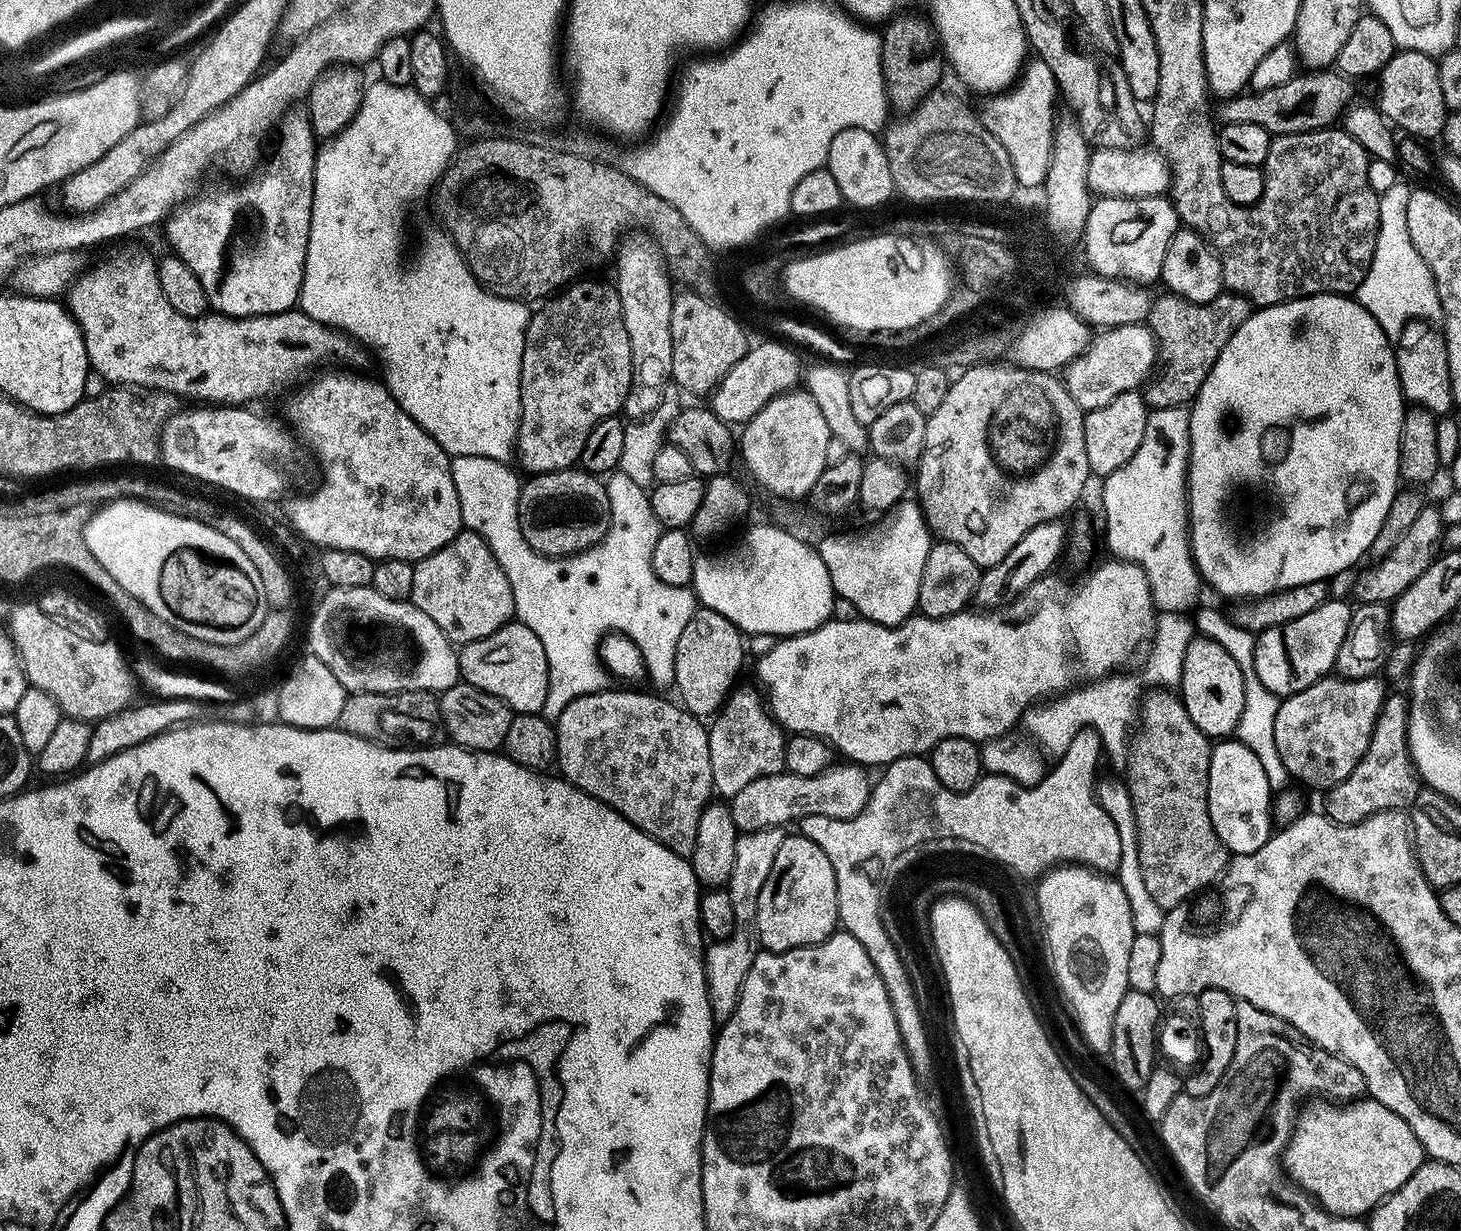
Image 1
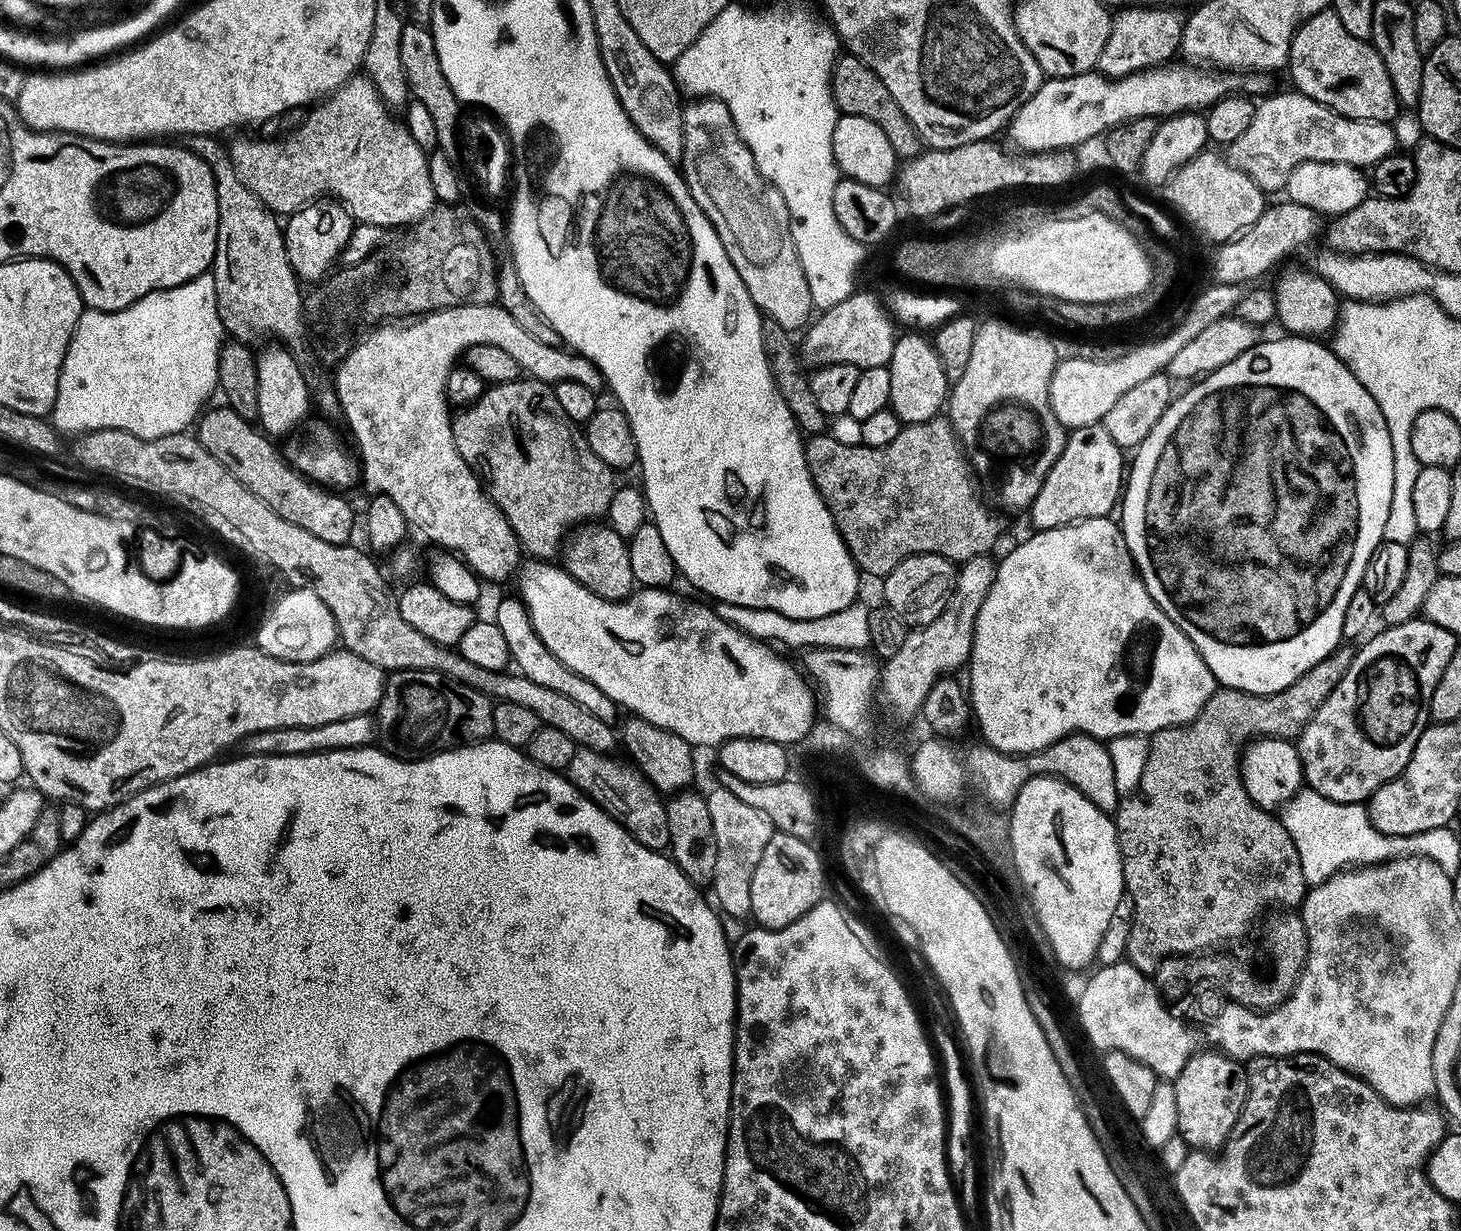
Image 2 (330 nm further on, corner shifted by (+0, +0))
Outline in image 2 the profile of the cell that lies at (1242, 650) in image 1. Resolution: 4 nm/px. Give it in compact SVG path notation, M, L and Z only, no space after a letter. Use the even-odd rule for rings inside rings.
M1301 790L1283 805L1282 819L1290 838L1294 838L1294 846L1298 846L1302 874L1308 879L1309 885L1320 884L1345 866L1357 862L1361 865L1371 864L1379 857L1376 855L1381 845L1370 831L1368 809L1364 804L1333 804L1331 800L1322 798L1322 794ZM1315 852L1325 852L1325 856L1312 856Z

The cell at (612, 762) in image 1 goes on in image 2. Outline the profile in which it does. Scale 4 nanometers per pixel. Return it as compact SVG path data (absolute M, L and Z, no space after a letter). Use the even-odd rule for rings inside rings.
M577 747L574 762L570 762L566 775L579 792L589 796L600 808L605 808L634 839L642 842L642 846L667 849L670 845L670 822L661 793L639 768L628 762L623 764L614 757L616 756L596 752L594 749Z

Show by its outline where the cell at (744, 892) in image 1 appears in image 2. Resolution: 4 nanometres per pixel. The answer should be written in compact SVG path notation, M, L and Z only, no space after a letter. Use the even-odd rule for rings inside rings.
M716 786L713 792L707 793L710 806L710 822L714 822L714 840L718 846L718 866L710 885L710 891L716 895L715 903L725 917L733 916L740 920L751 917L750 882L754 882L754 869L762 858L762 850L766 850L766 842L770 842L774 831L770 818L762 814L762 810L754 810L754 806L746 806L742 798L730 794L722 786Z

